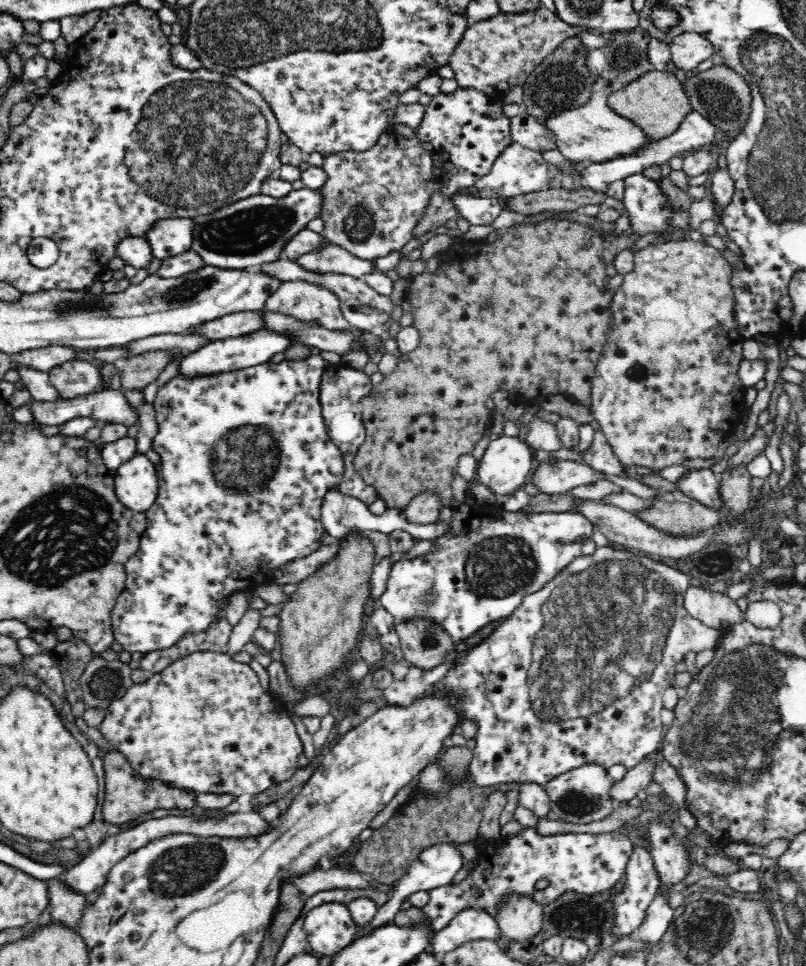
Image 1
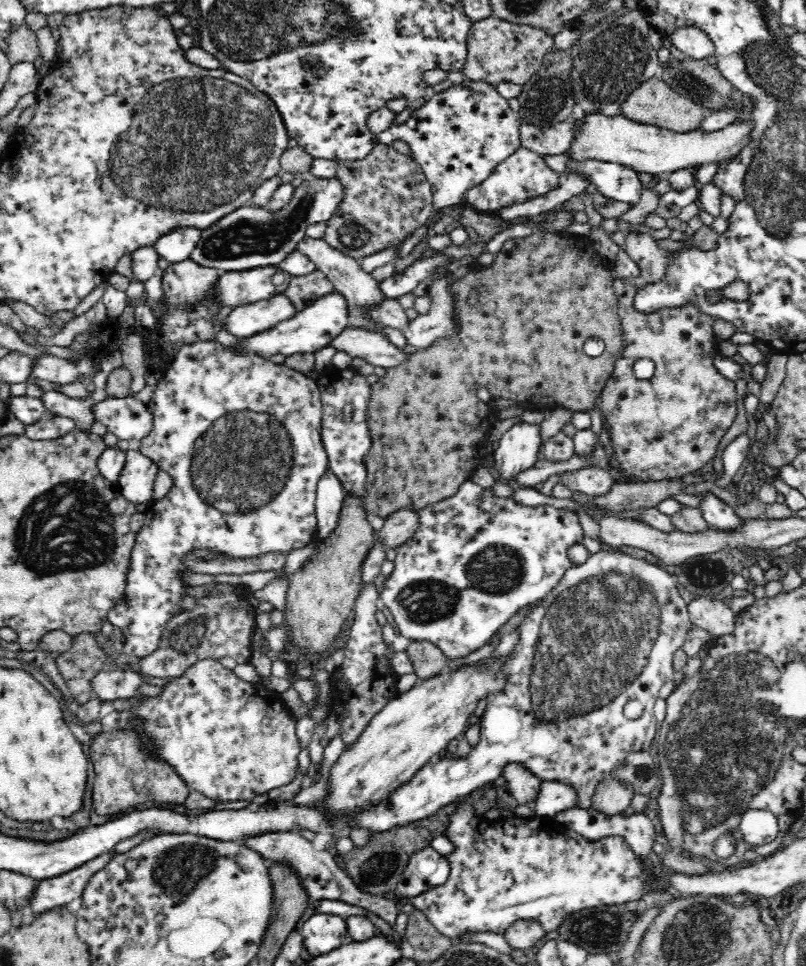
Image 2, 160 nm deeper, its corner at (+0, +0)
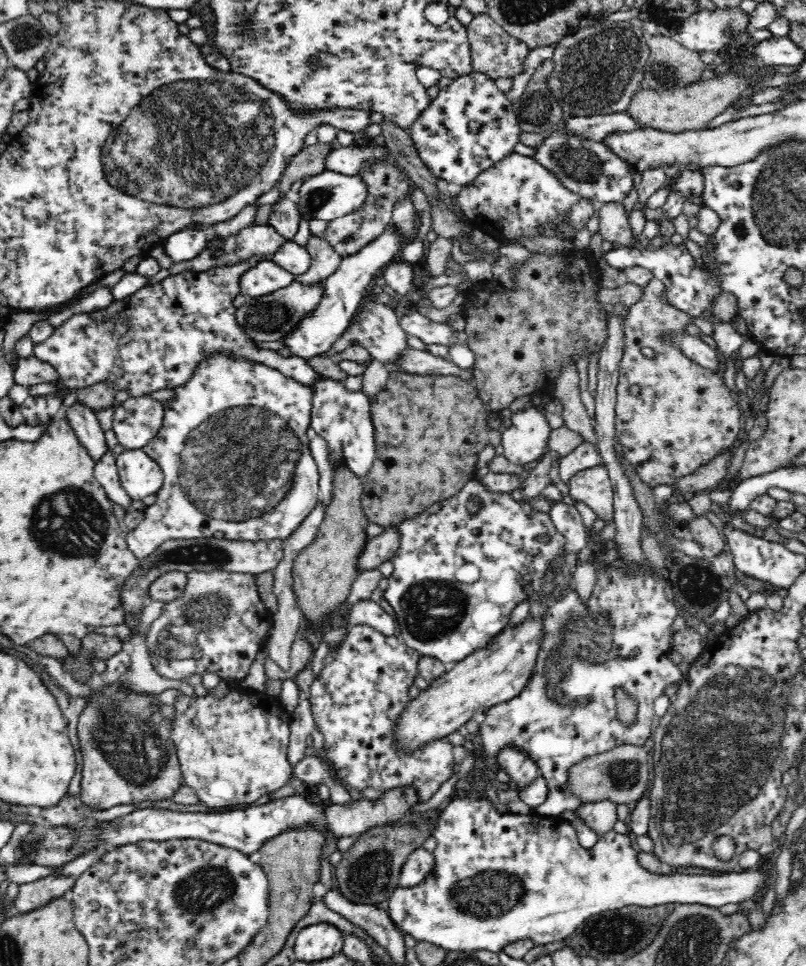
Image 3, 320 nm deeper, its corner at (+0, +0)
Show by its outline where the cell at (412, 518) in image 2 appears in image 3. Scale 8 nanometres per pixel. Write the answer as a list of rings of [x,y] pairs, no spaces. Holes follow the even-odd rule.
[[[398,525],[387,526],[382,534],[369,538],[359,559],[359,572],[378,568],[380,564],[390,561],[400,548],[400,538],[402,535]]]

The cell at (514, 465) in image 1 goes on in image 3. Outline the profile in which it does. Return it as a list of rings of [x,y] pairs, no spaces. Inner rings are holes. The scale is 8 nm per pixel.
[[[542,407],[514,412],[510,422],[501,428],[504,458],[514,466],[538,461],[548,449],[551,430]]]

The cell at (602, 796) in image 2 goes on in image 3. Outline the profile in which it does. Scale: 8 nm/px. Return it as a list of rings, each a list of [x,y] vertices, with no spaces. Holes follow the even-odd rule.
[[[603,798],[602,800],[586,802],[584,806],[580,806],[576,813],[580,817],[586,819],[588,826],[597,833],[598,836],[612,830],[614,824],[618,820],[618,803],[610,799]]]

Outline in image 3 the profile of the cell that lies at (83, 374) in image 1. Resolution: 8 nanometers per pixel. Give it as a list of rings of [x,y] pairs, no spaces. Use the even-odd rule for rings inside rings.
[[[30,354],[30,358],[20,359],[15,365],[14,379],[18,384],[29,387],[40,383],[59,382],[60,373],[52,363]]]

